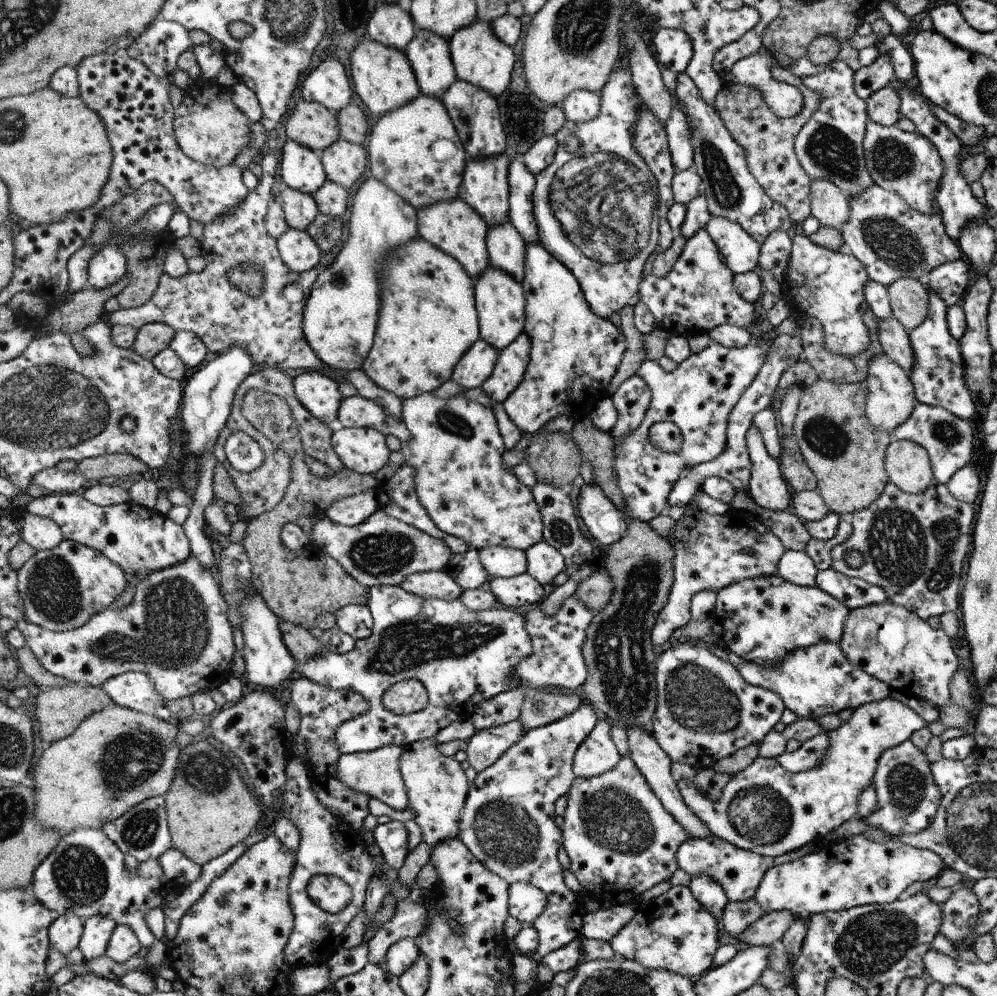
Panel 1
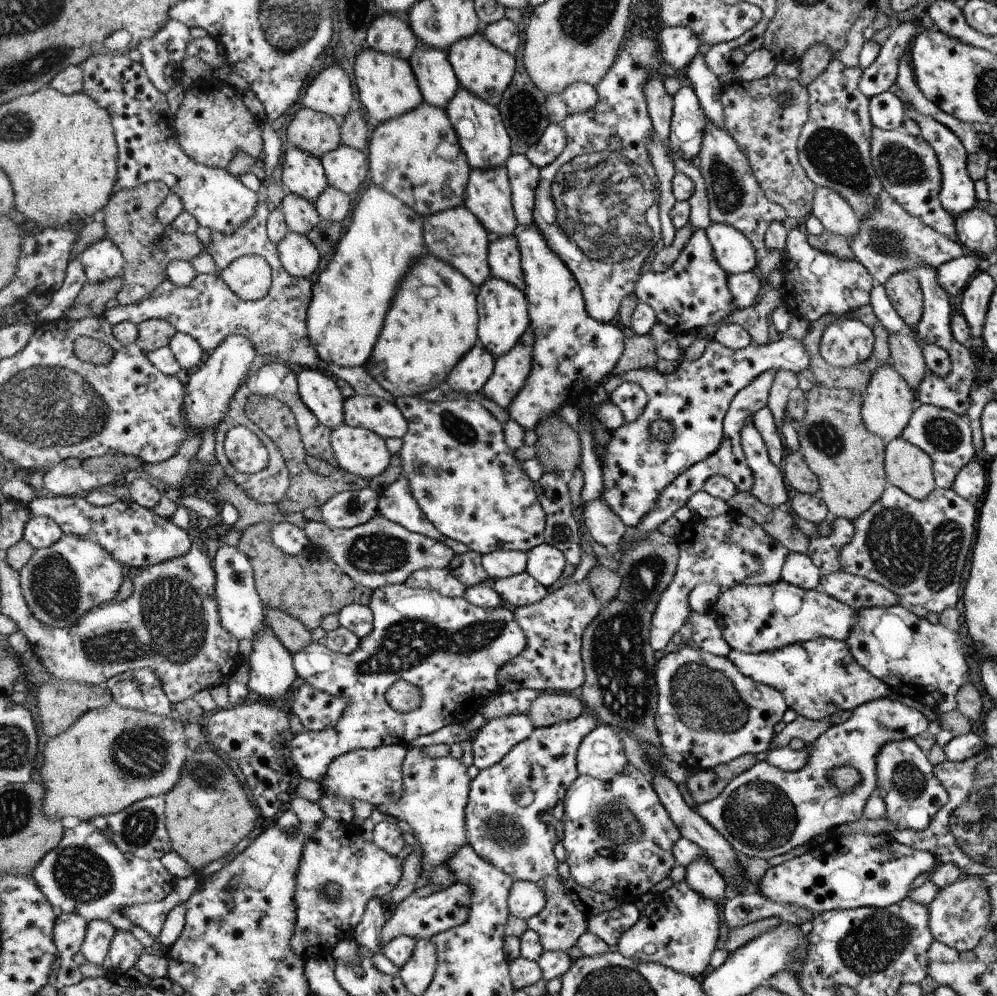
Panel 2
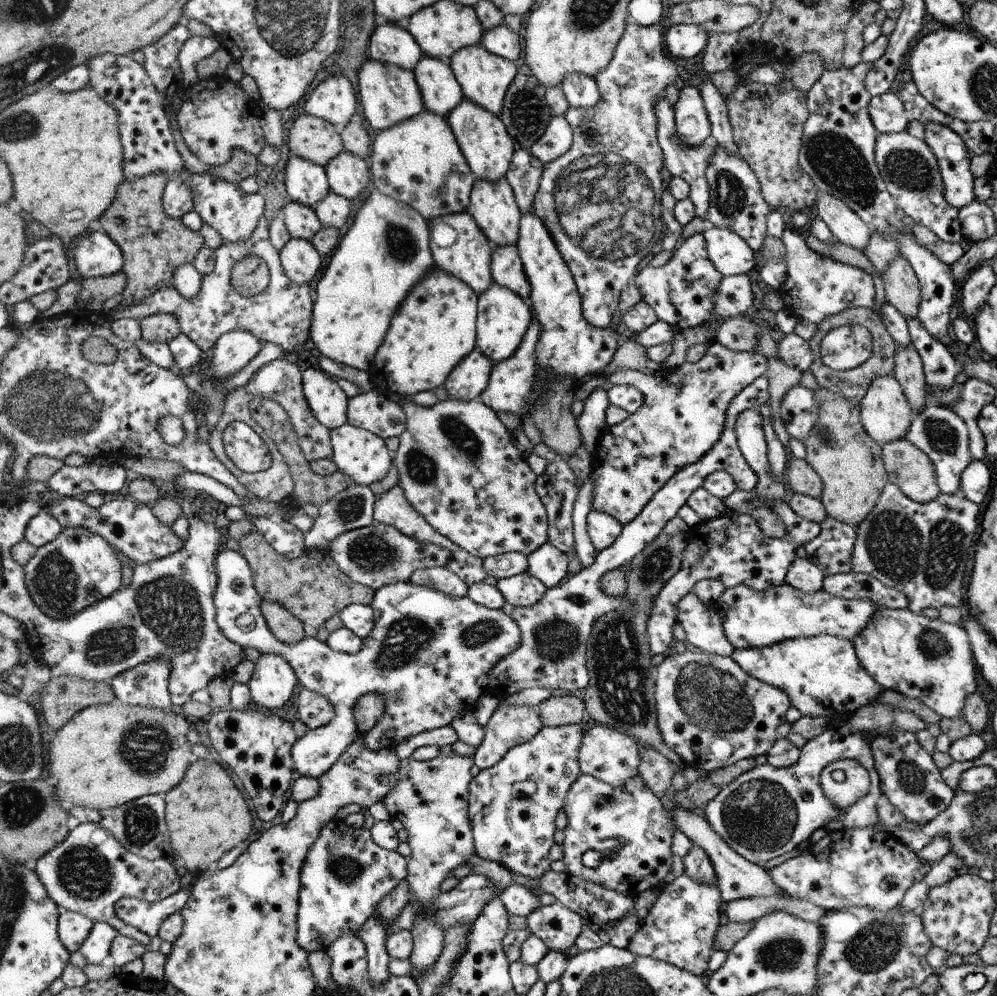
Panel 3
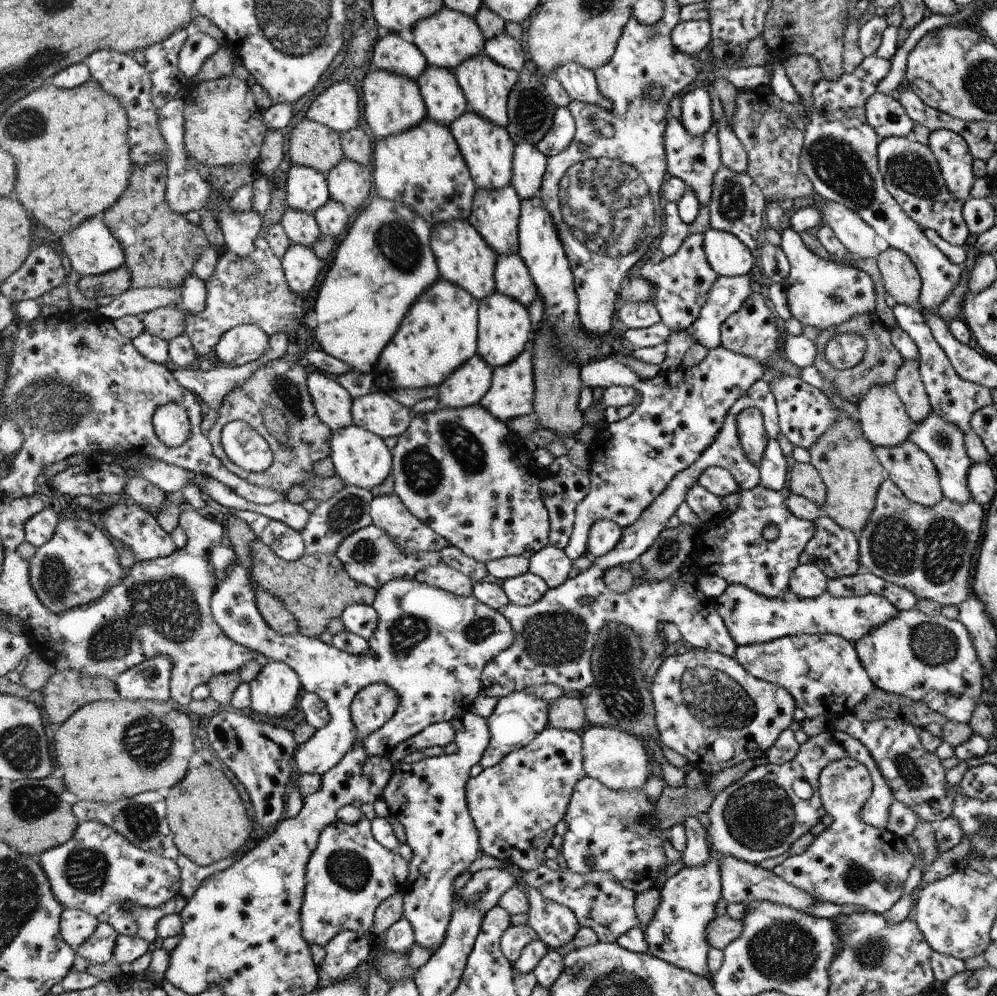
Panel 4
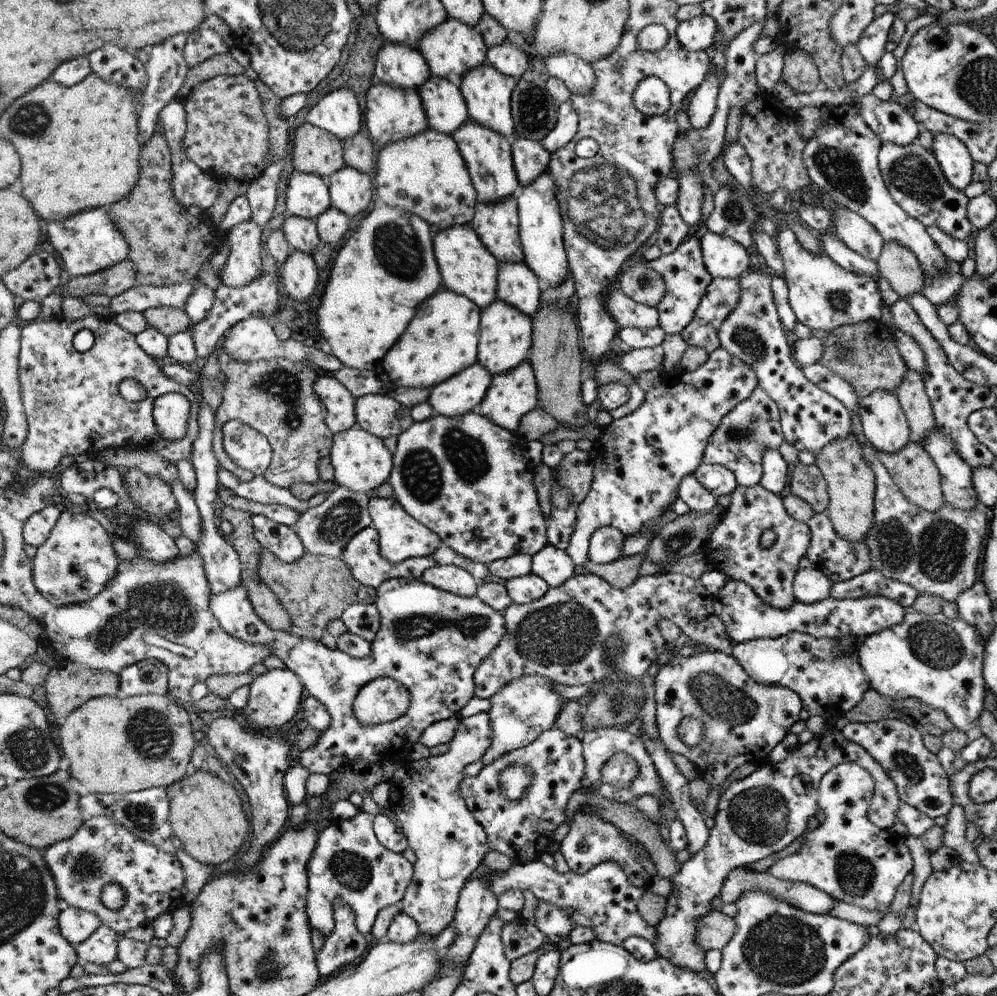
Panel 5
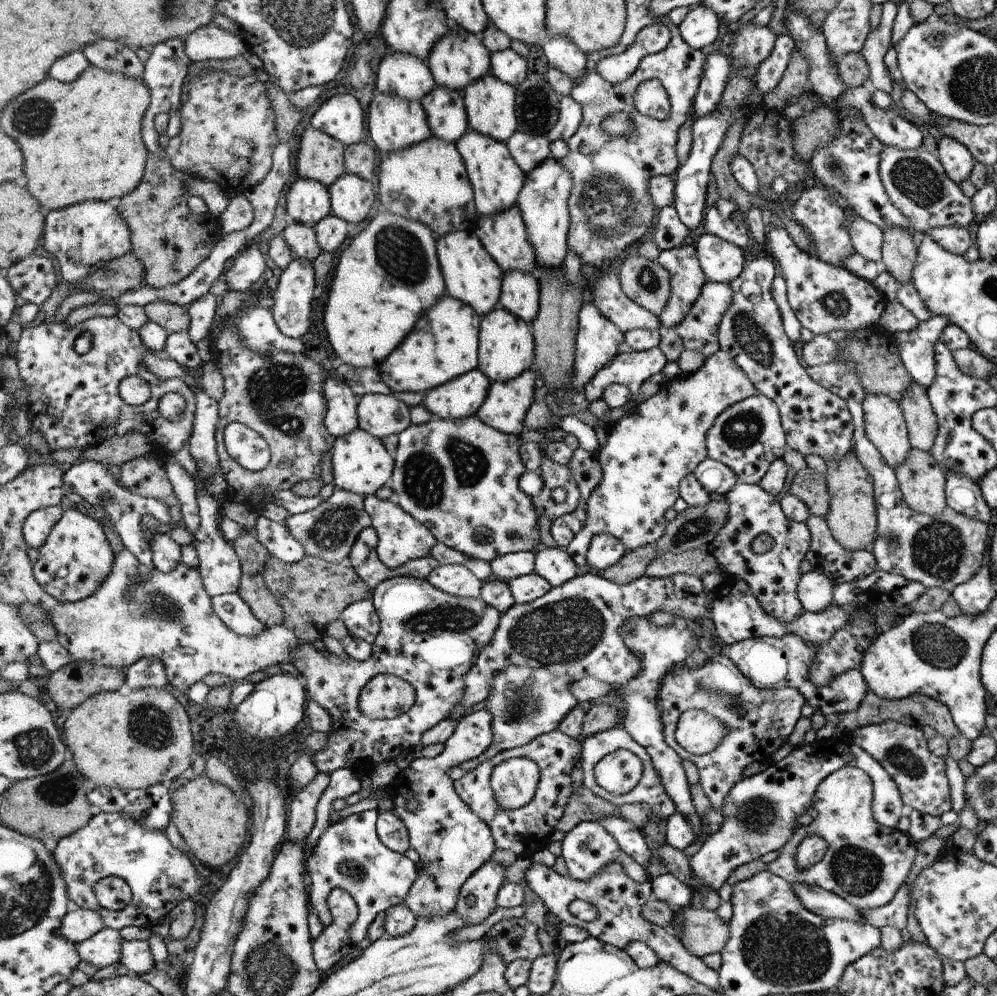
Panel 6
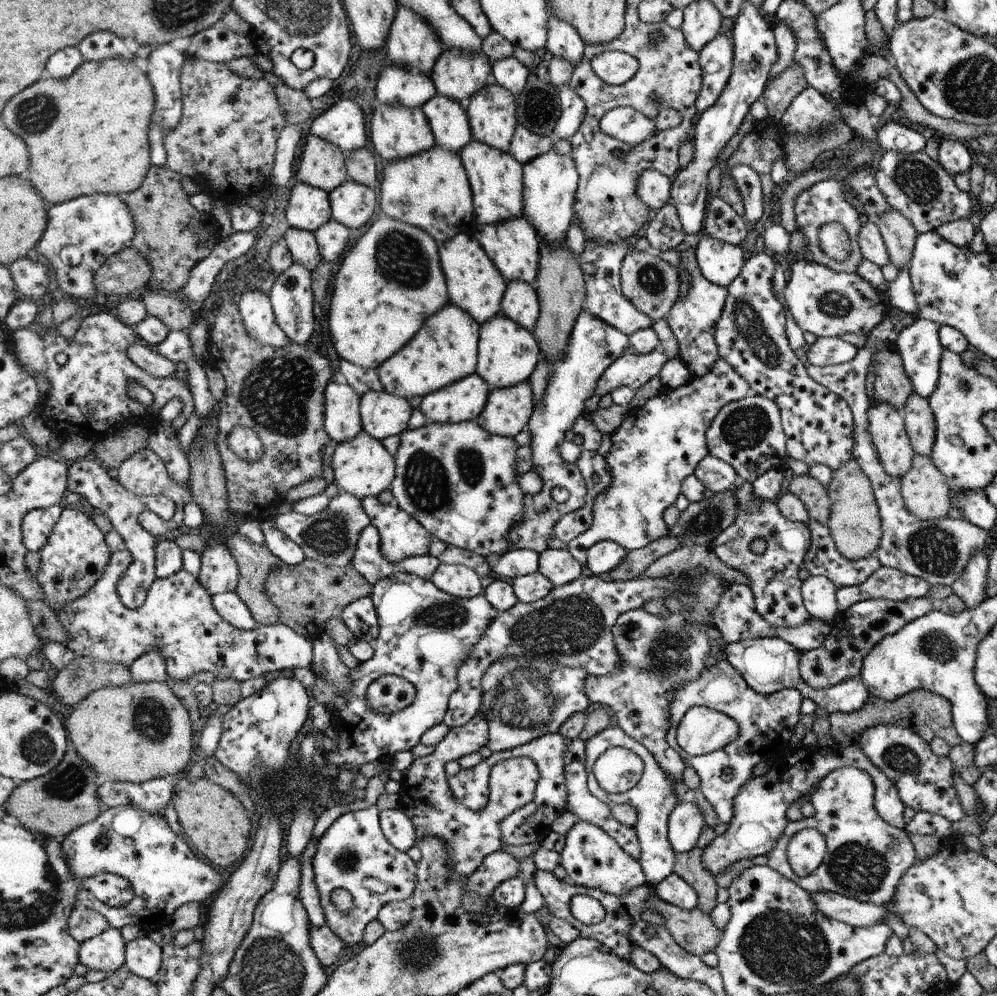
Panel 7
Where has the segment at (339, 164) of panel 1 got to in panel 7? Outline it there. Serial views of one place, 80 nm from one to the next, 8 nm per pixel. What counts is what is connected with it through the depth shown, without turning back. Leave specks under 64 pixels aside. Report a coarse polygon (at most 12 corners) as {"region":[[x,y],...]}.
{"region":[[348,179],[330,192],[332,219],[349,229],[374,216],[376,192]]}

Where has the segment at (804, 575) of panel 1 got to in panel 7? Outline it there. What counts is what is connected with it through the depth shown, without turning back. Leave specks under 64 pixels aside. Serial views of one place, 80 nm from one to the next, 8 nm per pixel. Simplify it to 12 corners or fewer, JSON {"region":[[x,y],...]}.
{"region":[[824,575],[802,581],[811,618],[826,622],[841,609],[835,584]]}

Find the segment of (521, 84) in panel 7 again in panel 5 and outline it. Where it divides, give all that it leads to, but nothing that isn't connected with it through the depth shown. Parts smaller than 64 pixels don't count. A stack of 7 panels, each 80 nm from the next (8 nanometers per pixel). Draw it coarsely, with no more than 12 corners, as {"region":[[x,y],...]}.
{"region":[[509,40],[491,46],[487,61],[517,80],[530,61]]}

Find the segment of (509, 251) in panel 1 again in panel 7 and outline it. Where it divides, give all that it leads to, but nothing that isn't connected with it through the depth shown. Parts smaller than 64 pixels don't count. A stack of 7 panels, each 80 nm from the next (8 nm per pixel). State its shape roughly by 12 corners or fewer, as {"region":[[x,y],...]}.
{"region":[[507,281],[502,312],[532,332],[539,316],[534,285]]}

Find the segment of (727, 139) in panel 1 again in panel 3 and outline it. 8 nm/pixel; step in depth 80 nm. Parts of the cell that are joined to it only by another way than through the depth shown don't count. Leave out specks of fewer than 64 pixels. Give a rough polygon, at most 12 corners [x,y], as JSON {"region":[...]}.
{"region":[[717,142],[706,169],[707,224],[758,255],[766,218],[759,177]]}

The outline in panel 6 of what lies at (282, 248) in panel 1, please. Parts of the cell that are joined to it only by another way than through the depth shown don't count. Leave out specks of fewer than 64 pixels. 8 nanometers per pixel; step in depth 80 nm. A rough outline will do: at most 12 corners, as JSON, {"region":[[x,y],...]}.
{"region":[[294,256],[269,307],[280,332],[299,339],[310,326],[312,262]]}

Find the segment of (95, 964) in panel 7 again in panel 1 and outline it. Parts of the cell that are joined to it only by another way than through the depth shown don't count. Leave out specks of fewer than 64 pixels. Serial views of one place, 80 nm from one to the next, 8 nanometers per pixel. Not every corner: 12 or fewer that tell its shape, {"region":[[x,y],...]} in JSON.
{"region":[[98,915],[86,920],[79,946],[86,960],[104,956],[116,922]]}

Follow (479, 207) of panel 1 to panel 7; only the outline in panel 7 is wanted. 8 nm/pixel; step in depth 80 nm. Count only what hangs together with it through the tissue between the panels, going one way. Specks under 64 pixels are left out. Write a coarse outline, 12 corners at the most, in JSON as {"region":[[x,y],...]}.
{"region":[[524,215],[479,224],[473,237],[507,281],[534,285],[542,262]]}

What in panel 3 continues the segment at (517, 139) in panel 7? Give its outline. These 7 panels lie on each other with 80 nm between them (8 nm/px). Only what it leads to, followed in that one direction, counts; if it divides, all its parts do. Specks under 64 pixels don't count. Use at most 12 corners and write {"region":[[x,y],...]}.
{"region":[[529,149],[515,151],[505,177],[523,216],[532,212],[544,170]]}

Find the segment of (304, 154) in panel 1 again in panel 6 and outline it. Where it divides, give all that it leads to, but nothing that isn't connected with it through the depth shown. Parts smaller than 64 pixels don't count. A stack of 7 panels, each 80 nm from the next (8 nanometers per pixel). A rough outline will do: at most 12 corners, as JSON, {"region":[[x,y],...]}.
{"region":[[299,178],[288,190],[294,222],[314,226],[332,213],[330,187]]}

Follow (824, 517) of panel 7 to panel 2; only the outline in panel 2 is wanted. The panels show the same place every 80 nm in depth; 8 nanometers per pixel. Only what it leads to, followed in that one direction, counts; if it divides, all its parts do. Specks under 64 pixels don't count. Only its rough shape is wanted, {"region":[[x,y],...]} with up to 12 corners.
{"region":[[787,450],[784,478],[798,493],[818,494],[819,478],[801,451]]}

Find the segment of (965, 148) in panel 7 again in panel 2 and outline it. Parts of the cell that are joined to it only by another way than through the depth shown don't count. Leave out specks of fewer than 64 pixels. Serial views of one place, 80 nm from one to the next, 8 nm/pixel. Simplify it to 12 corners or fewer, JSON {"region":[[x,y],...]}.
{"region":[[908,103],[943,173],[939,201],[957,219],[976,208],[960,139]]}

